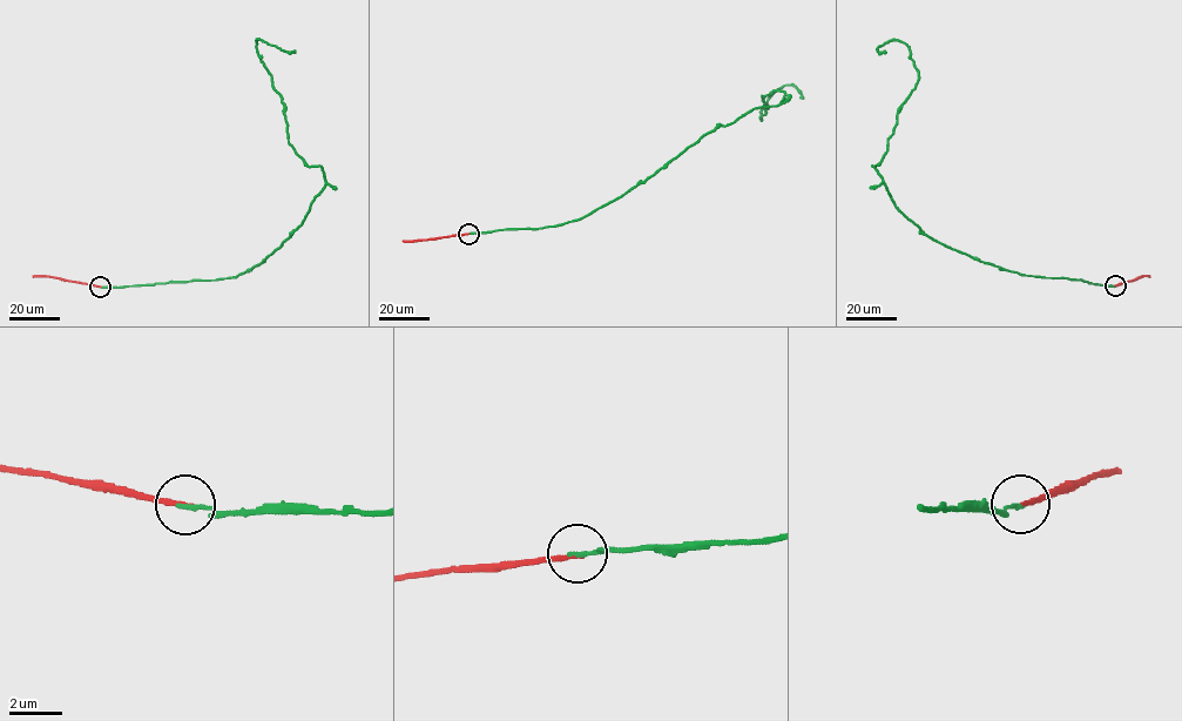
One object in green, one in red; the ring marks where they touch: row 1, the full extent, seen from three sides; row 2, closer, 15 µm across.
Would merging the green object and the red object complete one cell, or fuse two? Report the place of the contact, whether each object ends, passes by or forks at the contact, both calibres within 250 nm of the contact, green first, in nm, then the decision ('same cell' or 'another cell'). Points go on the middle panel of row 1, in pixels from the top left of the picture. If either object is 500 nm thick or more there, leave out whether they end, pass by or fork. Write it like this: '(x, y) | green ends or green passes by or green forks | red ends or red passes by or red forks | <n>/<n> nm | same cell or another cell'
(468, 234) | green ends | red ends | 170/180 nm | same cell

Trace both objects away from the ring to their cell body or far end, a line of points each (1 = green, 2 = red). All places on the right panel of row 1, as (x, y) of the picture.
1: (1115, 285), (979, 261), (897, 209), (872, 166), (919, 73), (904, 42), (877, 48), (885, 52)
2: (1115, 285), (1149, 277)

